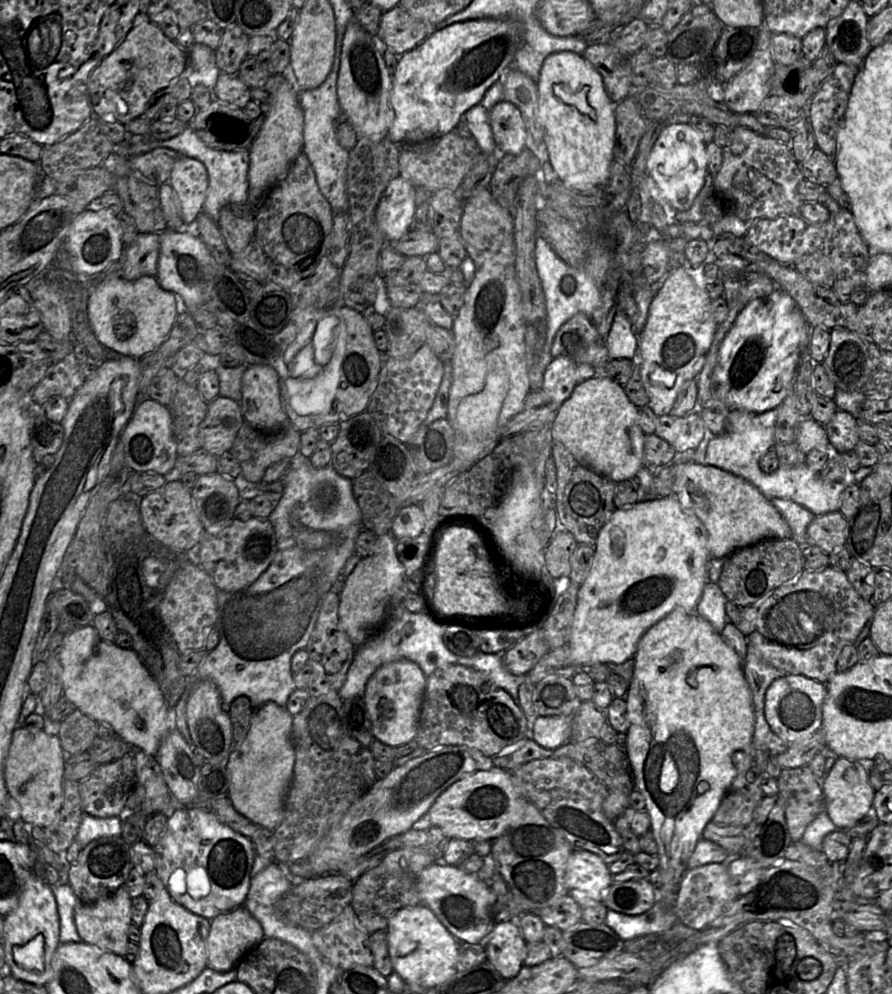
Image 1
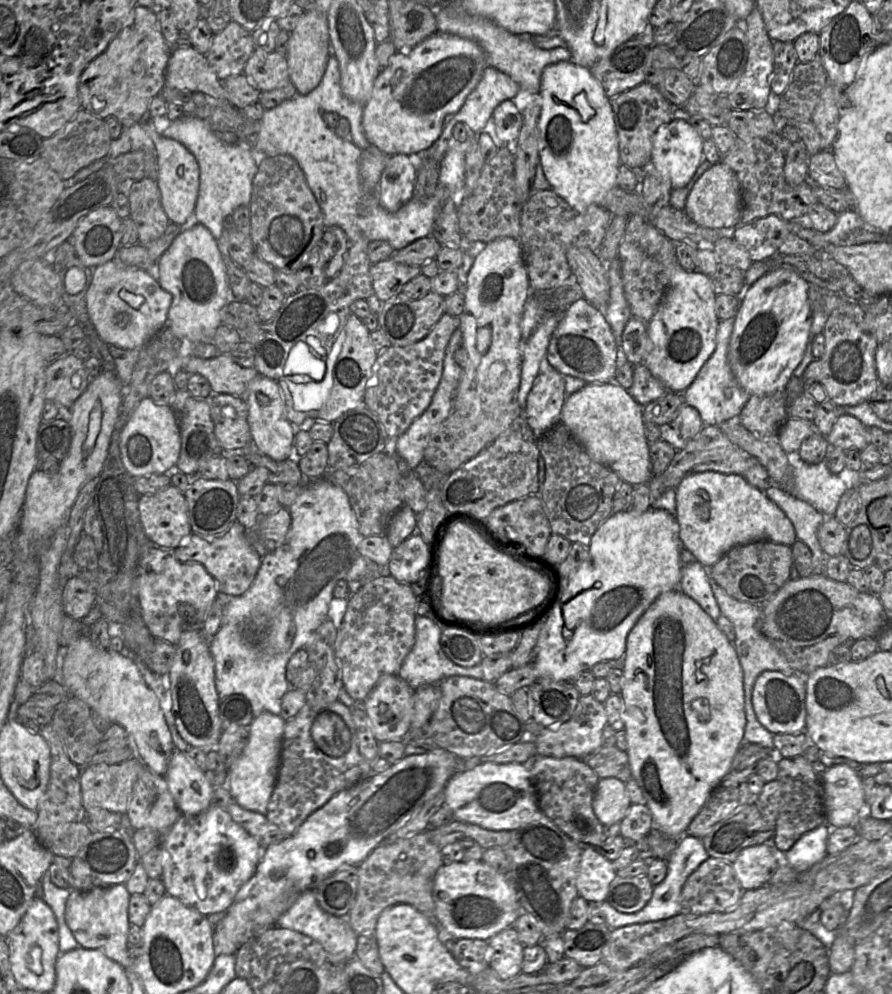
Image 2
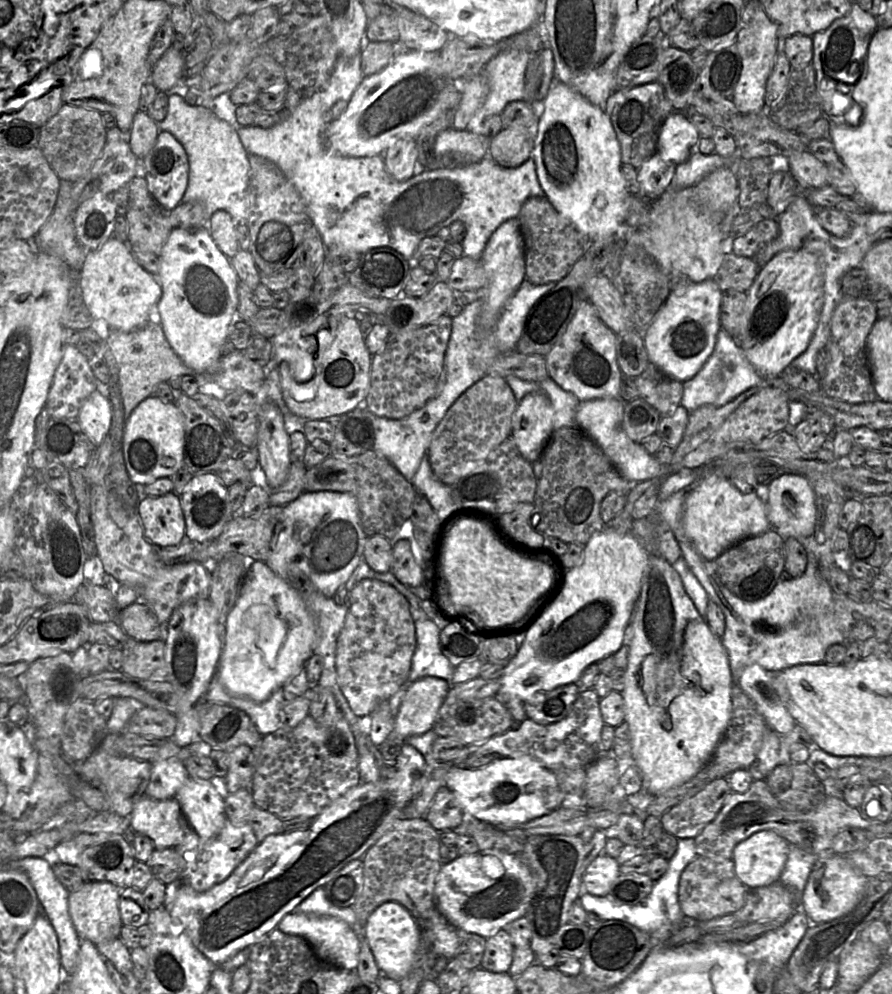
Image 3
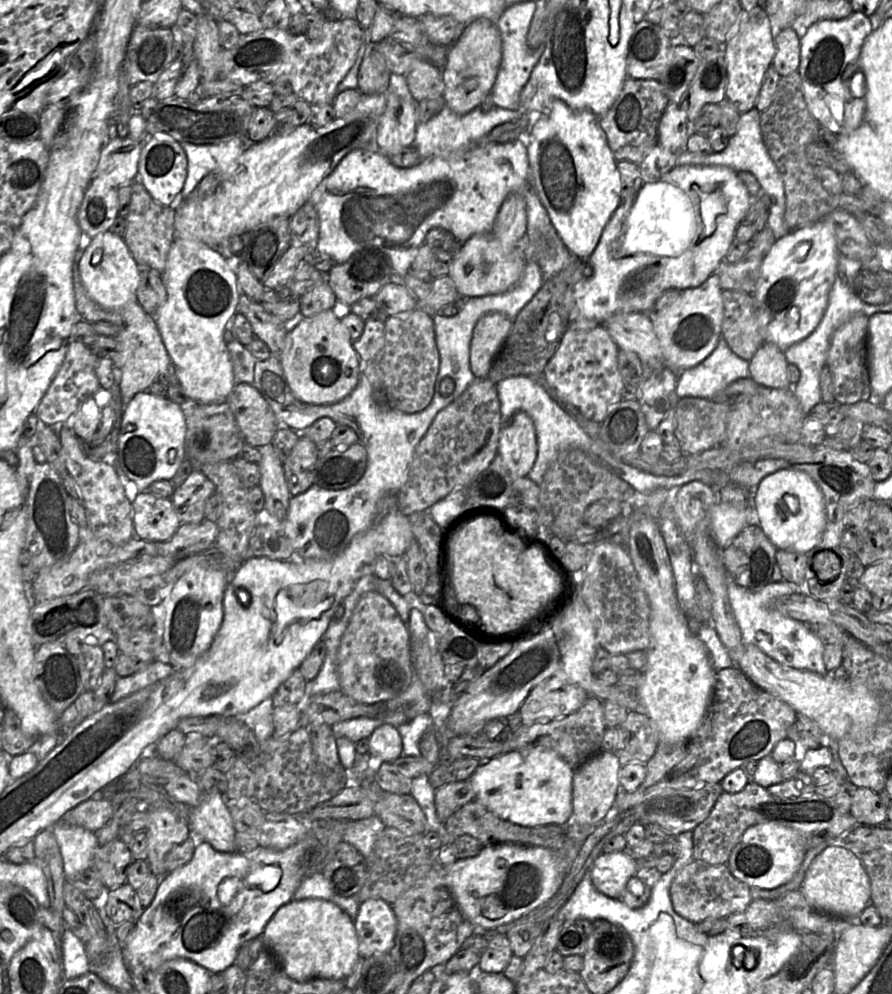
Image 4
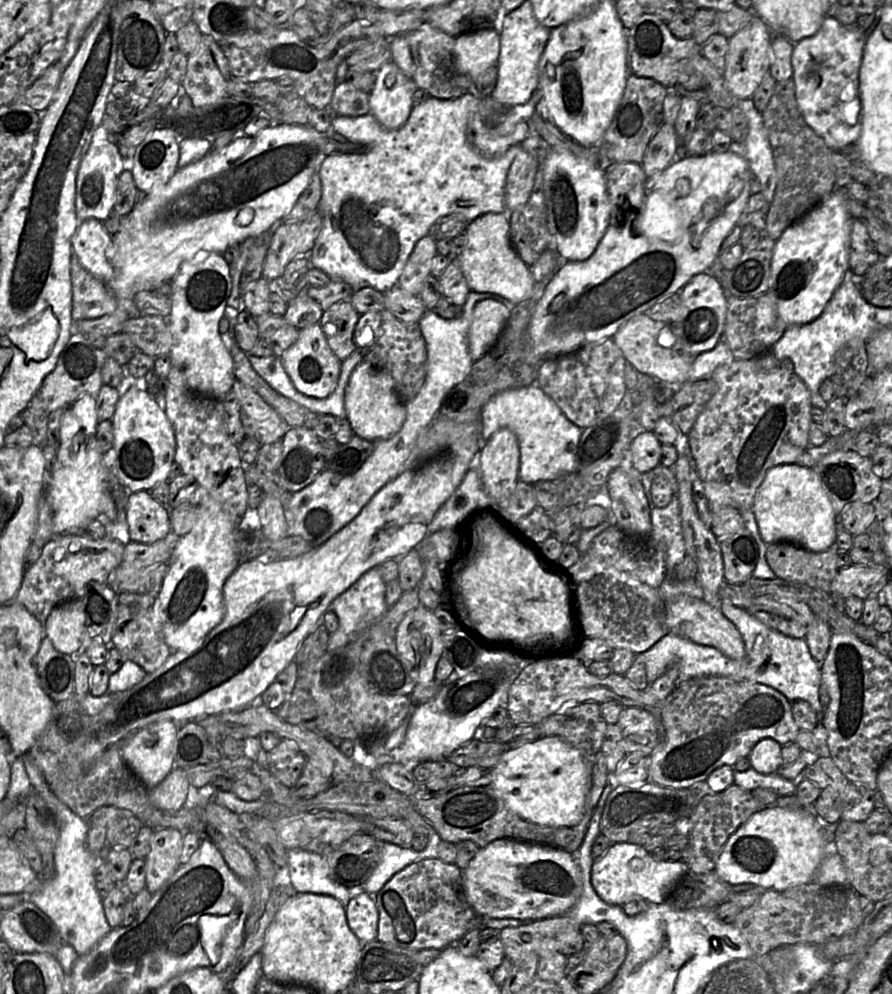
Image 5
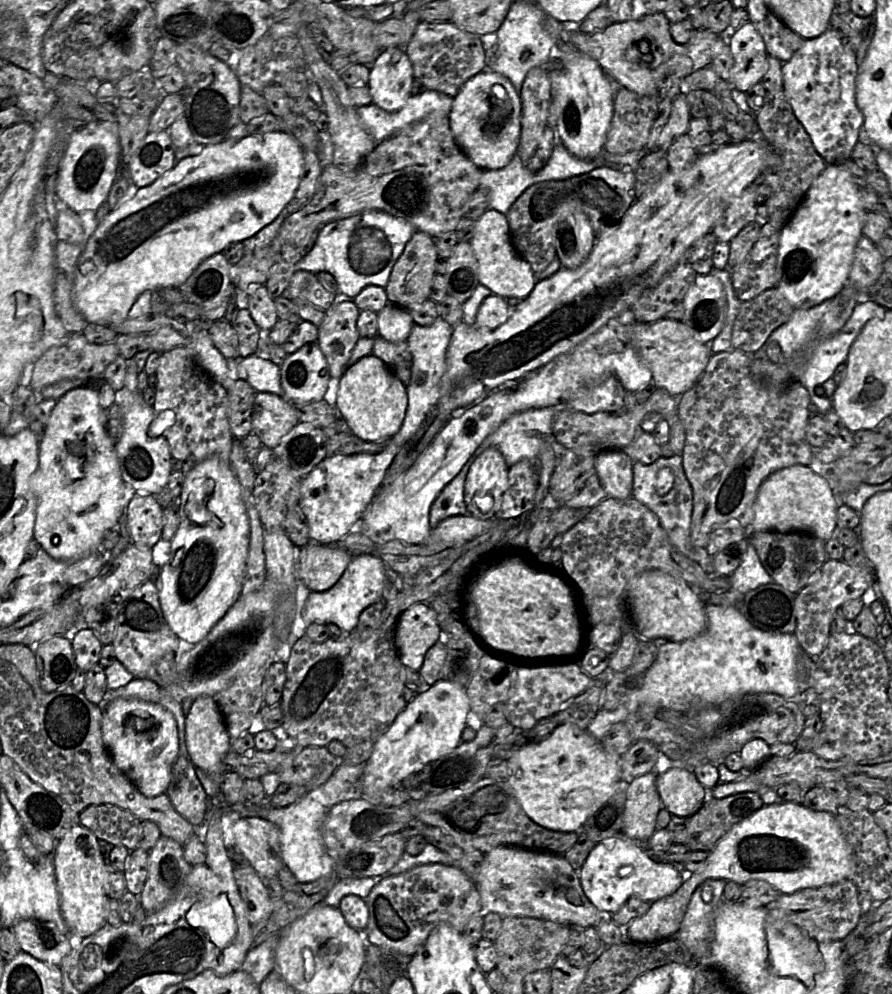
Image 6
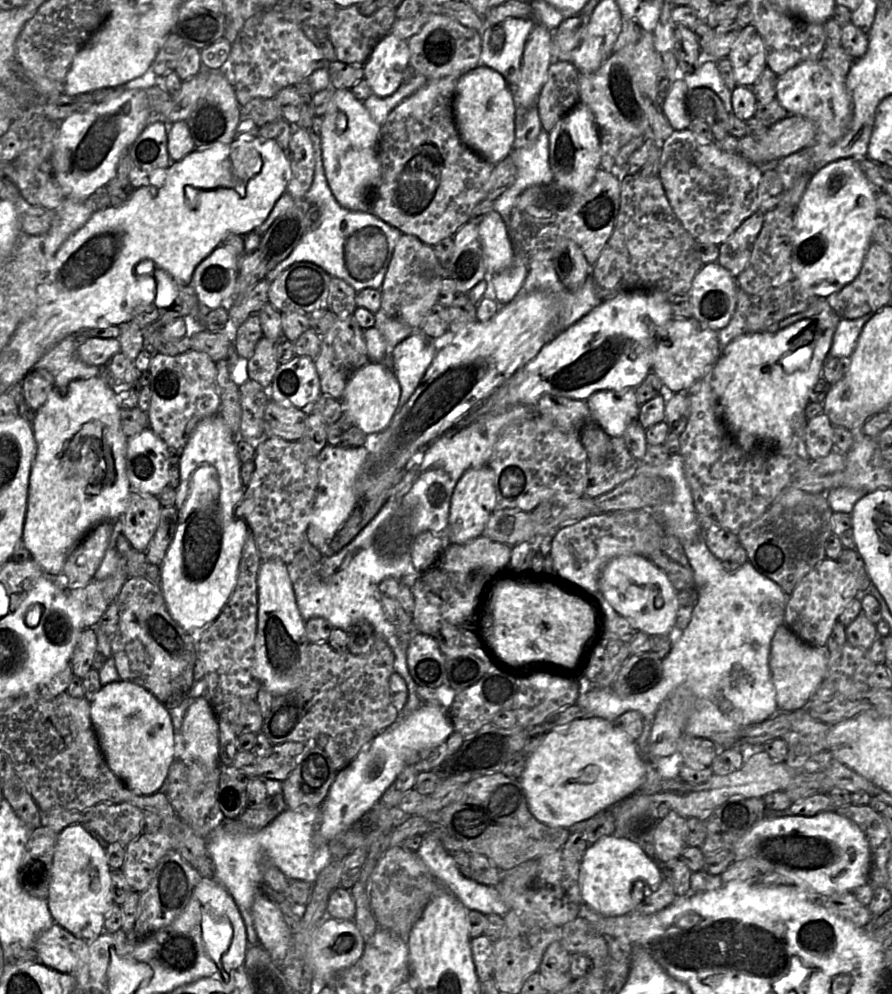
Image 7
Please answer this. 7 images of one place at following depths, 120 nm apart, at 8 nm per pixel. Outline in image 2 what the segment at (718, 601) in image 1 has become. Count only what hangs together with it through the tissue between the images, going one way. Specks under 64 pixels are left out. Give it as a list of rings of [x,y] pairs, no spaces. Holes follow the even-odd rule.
[[[683,548],[681,550],[681,561],[683,566],[679,589],[696,601],[715,621],[721,615],[721,610],[712,591],[710,574],[708,569],[706,569],[701,563],[696,562],[695,559],[694,555],[687,549]]]

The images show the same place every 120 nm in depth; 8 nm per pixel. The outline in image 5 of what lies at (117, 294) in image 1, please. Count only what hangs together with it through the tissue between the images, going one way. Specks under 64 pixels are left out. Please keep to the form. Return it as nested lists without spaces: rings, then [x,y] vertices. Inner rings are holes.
[[[89,218],[83,220],[72,236],[72,253],[75,254],[83,268],[94,277],[107,283],[113,277],[113,266],[111,263],[111,240],[110,235],[104,228],[103,221]]]

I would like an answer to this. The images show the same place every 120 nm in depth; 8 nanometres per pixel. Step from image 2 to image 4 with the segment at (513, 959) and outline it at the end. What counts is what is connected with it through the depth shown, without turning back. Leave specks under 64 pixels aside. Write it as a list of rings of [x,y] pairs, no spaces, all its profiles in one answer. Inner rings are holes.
[[[495,932],[488,939],[486,949],[480,954],[478,970],[484,973],[503,973],[512,955],[507,936],[502,932]]]

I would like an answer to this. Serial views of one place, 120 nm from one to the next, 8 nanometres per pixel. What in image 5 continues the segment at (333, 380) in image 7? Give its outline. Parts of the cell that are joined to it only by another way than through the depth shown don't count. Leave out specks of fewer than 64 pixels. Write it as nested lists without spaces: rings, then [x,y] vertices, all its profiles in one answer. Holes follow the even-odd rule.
[[[340,301],[325,310],[319,321],[332,352],[341,362],[356,349],[354,331],[359,317],[350,301]]]

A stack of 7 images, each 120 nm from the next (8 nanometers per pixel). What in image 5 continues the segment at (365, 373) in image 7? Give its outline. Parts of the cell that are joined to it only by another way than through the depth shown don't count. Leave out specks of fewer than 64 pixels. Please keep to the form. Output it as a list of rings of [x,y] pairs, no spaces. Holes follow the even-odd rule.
[[[364,359],[350,375],[345,388],[344,406],[353,433],[369,441],[392,437],[400,431],[406,419],[406,404],[398,396],[392,376]]]

